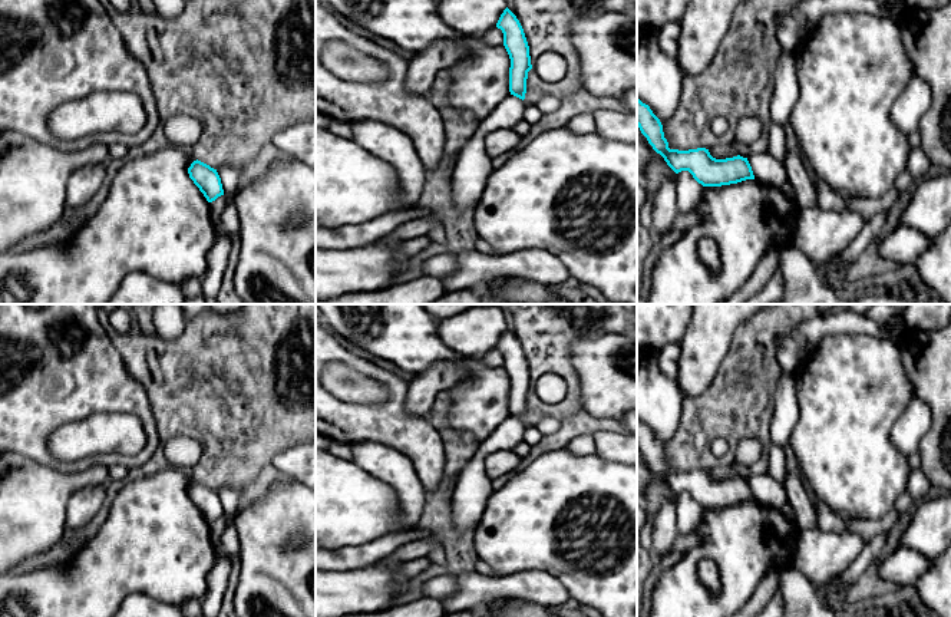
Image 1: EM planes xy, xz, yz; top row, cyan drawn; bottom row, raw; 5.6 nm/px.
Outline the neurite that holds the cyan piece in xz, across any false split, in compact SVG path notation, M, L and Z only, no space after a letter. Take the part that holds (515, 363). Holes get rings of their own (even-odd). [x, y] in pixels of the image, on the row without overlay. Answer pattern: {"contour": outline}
{"contour": "M508 329L501 336L496 349L503 354L503 367L511 380L509 413L524 422L528 393L532 390L529 367L524 350L516 337Z"}

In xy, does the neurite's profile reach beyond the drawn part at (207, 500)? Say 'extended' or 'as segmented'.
as segmented

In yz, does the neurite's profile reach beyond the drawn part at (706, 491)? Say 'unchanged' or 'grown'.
unchanged

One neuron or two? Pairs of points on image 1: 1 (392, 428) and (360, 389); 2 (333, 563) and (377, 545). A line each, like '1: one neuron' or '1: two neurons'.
1: two neurons
2: one neuron

